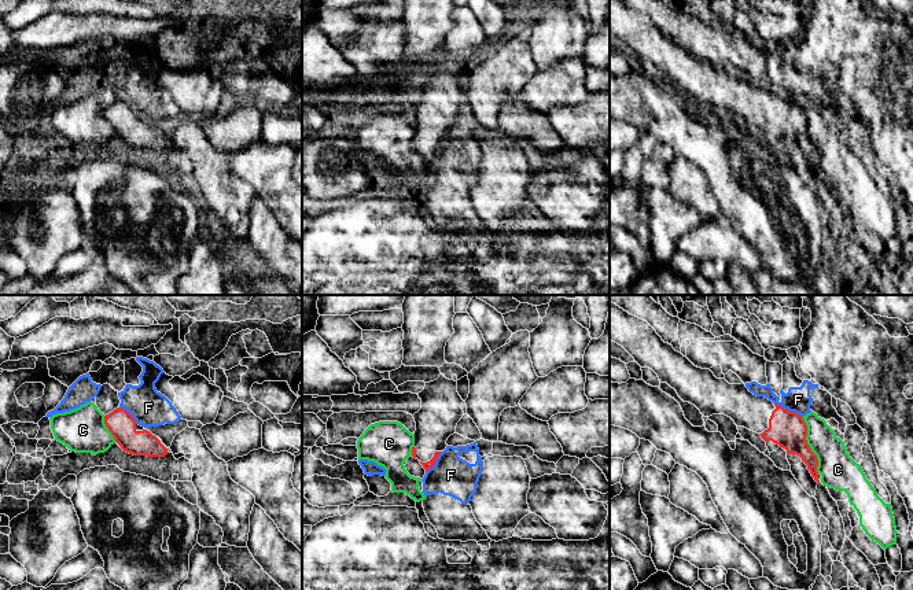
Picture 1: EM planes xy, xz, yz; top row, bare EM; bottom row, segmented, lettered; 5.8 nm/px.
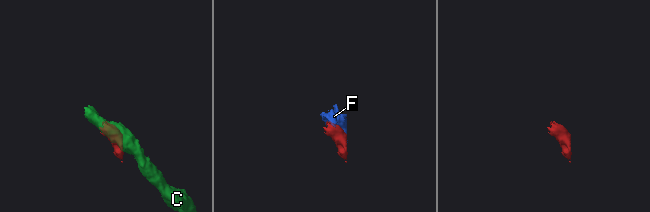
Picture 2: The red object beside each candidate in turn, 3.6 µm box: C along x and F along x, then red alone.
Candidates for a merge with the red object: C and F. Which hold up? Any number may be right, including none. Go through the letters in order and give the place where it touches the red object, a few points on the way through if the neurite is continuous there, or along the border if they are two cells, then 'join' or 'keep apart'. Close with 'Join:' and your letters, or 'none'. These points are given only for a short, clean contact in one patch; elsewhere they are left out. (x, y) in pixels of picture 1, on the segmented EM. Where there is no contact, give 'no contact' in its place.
C: contact yz (807, 445); keep apart
F: contact yz (787, 409); keep apart
Join: none

